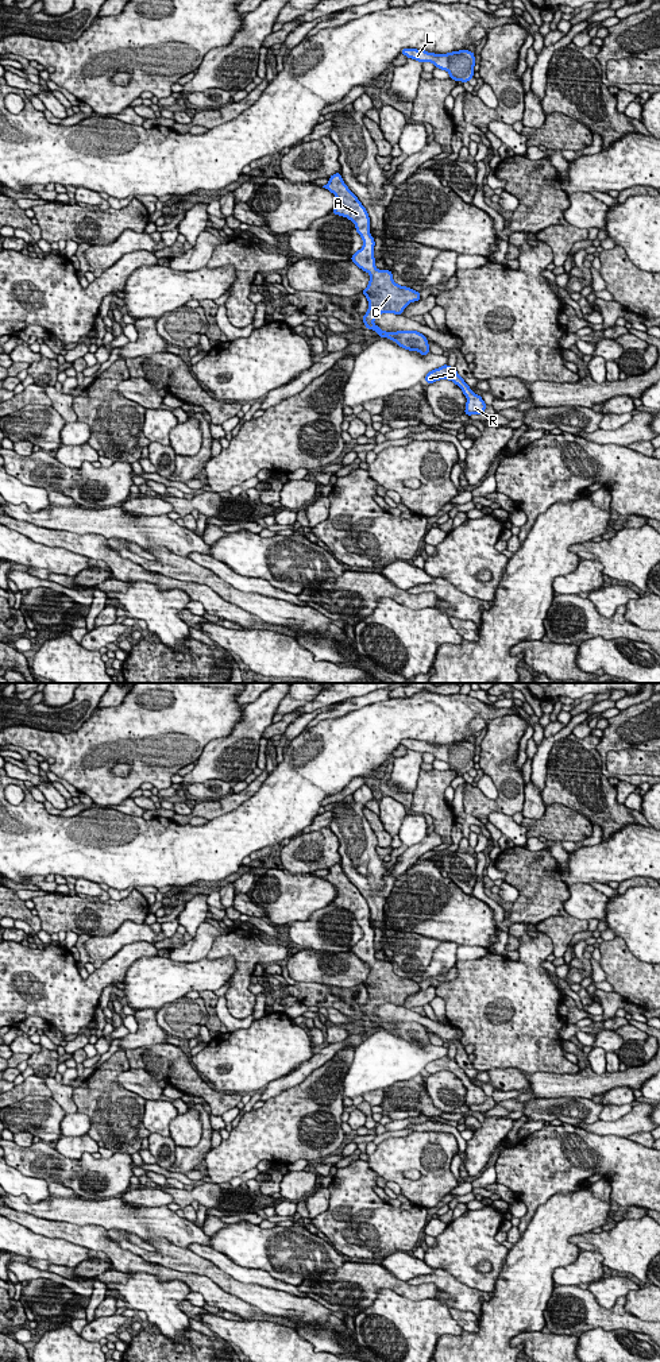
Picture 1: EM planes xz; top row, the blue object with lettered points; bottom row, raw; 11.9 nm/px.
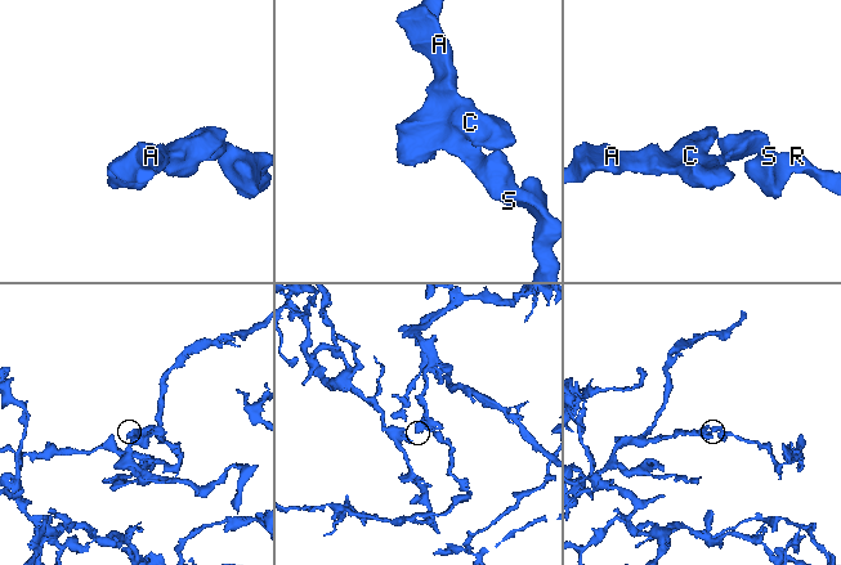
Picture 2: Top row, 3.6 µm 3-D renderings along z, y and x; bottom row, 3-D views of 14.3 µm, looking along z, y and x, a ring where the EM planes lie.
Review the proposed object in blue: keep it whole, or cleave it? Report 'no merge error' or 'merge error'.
no merge error

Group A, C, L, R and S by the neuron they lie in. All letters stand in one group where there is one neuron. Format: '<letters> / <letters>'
A C L R S

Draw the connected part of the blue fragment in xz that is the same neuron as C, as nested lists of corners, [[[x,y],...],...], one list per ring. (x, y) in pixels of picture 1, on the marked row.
[[[336,173],[331,175],[329,182],[323,188],[333,193],[337,200],[337,205],[332,213],[351,220],[363,240],[362,248],[351,256],[351,261],[359,269],[370,274],[368,285],[362,292],[368,301],[368,310],[362,317],[364,327],[375,331],[379,337],[389,337],[405,350],[417,351],[422,356],[429,354],[431,350],[428,339],[418,331],[406,329],[391,333],[382,331],[374,324],[375,317],[382,313],[394,313],[401,316],[410,302],[421,300],[420,292],[397,285],[390,270],[379,270],[375,267],[375,242],[370,234],[368,213],[358,197],[344,184],[341,174]]]

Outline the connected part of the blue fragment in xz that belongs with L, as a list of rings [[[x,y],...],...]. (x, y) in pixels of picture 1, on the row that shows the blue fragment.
[[[402,49],[401,53],[418,62],[431,62],[435,67],[449,73],[449,78],[467,82],[474,77],[475,55],[468,50],[459,50],[447,54],[435,54],[417,49]]]

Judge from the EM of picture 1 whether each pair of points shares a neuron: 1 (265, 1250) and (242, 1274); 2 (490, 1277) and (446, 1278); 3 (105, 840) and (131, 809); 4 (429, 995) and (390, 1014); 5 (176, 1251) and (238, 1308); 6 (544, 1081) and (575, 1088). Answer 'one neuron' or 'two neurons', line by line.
1: one neuron
2: two neurons
3: two neurons
4: two neurons
5: two neurons
6: one neuron

